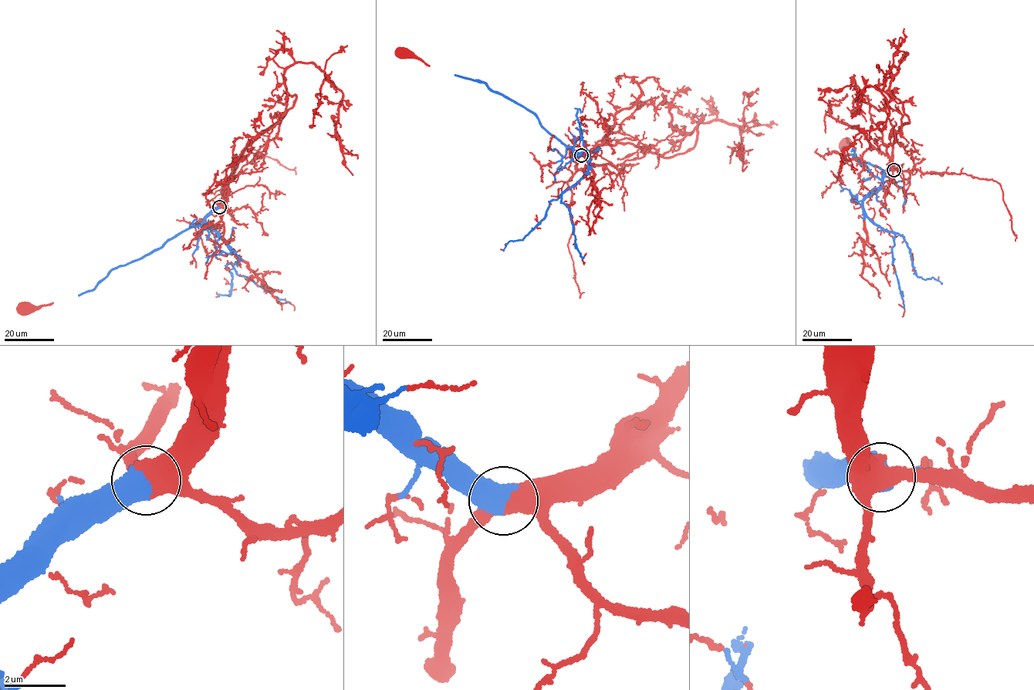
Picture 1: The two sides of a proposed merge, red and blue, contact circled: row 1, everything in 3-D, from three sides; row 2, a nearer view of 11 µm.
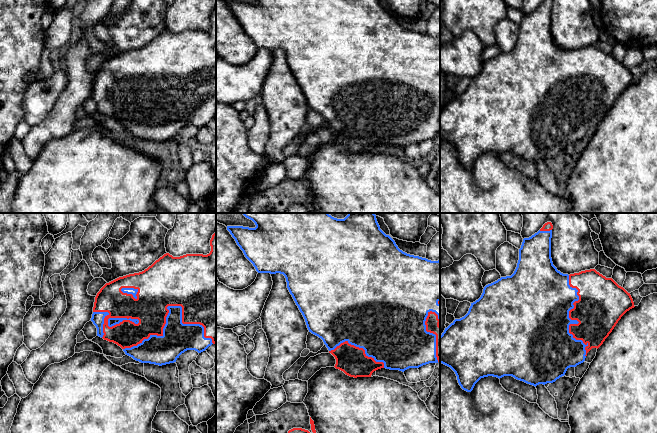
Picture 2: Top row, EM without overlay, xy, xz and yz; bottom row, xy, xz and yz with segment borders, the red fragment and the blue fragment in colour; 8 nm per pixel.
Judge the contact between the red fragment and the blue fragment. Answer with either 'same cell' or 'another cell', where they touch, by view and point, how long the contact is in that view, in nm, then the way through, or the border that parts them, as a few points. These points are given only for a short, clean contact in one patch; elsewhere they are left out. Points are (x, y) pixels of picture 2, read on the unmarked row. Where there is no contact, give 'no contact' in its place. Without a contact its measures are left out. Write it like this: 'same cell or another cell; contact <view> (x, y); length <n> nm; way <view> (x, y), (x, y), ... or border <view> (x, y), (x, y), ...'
same cell; contact xy (169, 81); length 750 nm

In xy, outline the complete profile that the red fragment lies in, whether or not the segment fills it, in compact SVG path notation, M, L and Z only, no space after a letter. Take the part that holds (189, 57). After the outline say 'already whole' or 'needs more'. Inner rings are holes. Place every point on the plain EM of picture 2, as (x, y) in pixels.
M216 8L210 16L211 27L207 31L186 30L173 33L169 29L164 30L151 42L142 48L119 53L106 59L95 73L91 97L97 104L97 112L120 122L126 131L141 139L166 141L176 138L179 132L187 126L195 126L198 129L205 127L209 122L216 119Z; needs more

